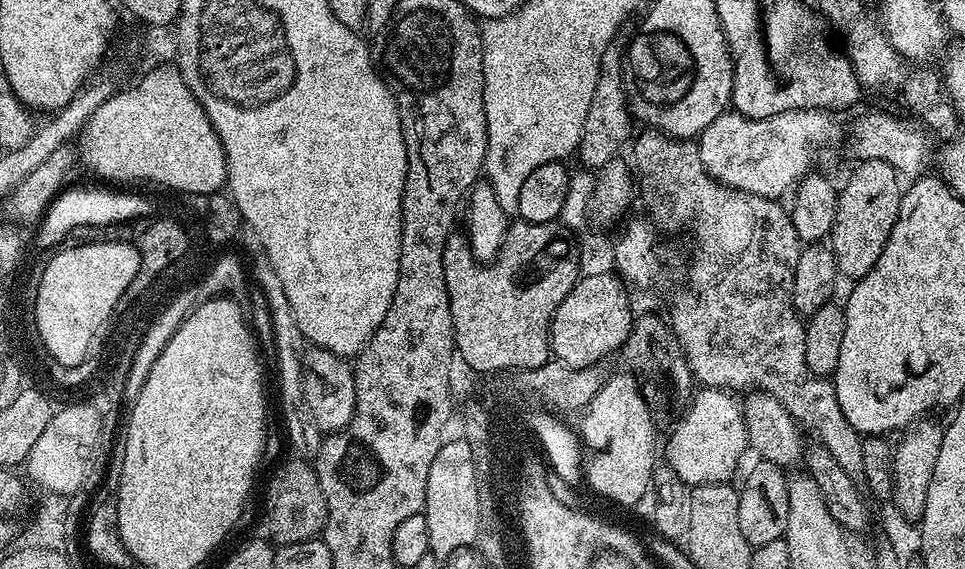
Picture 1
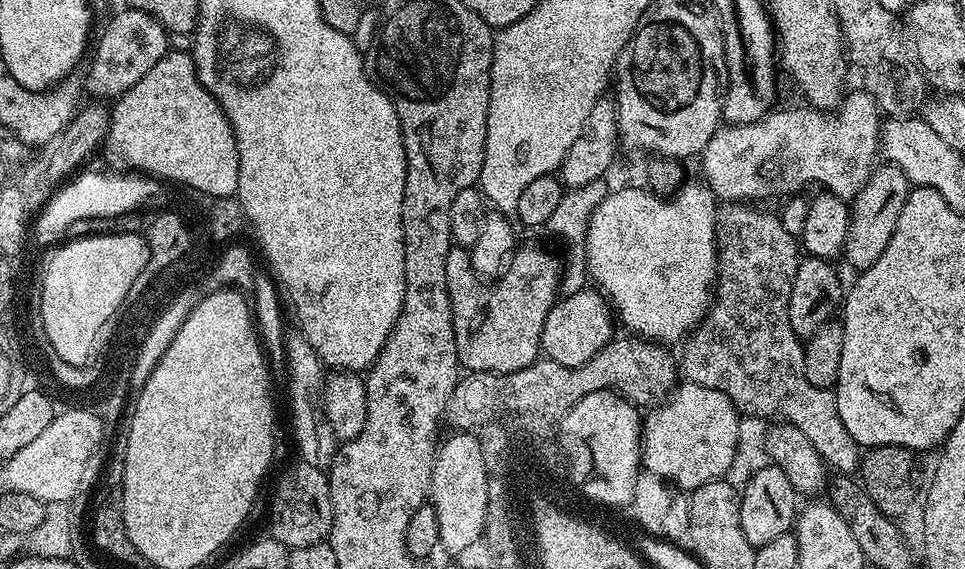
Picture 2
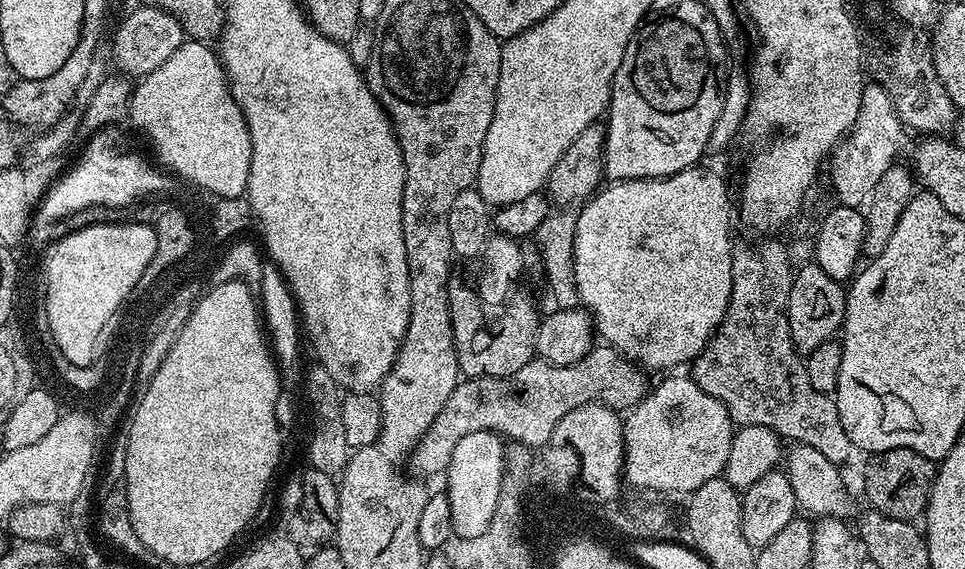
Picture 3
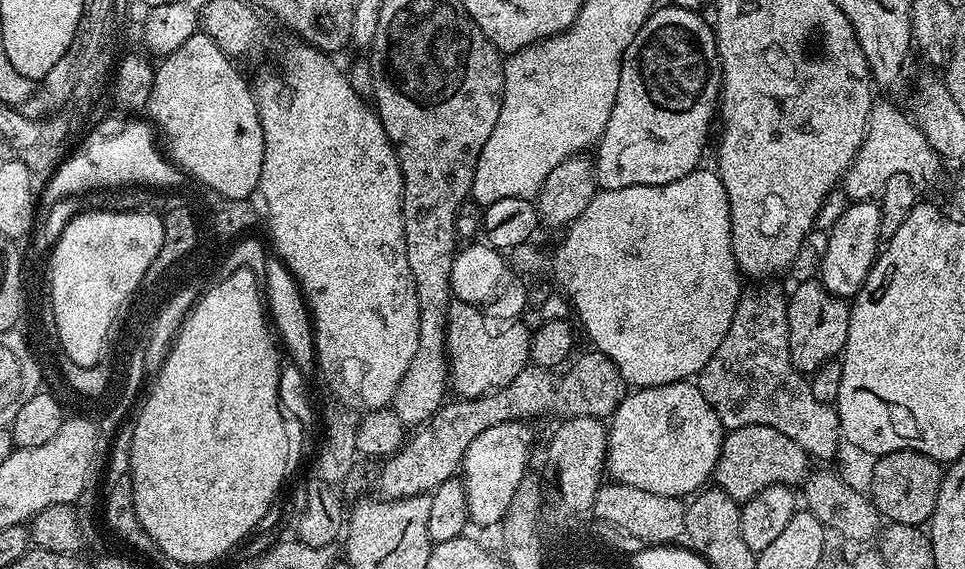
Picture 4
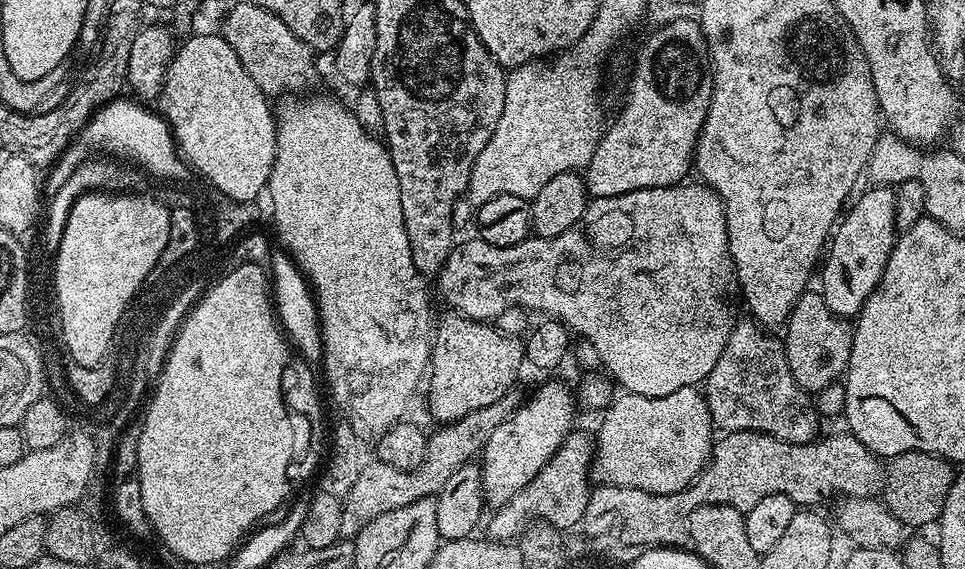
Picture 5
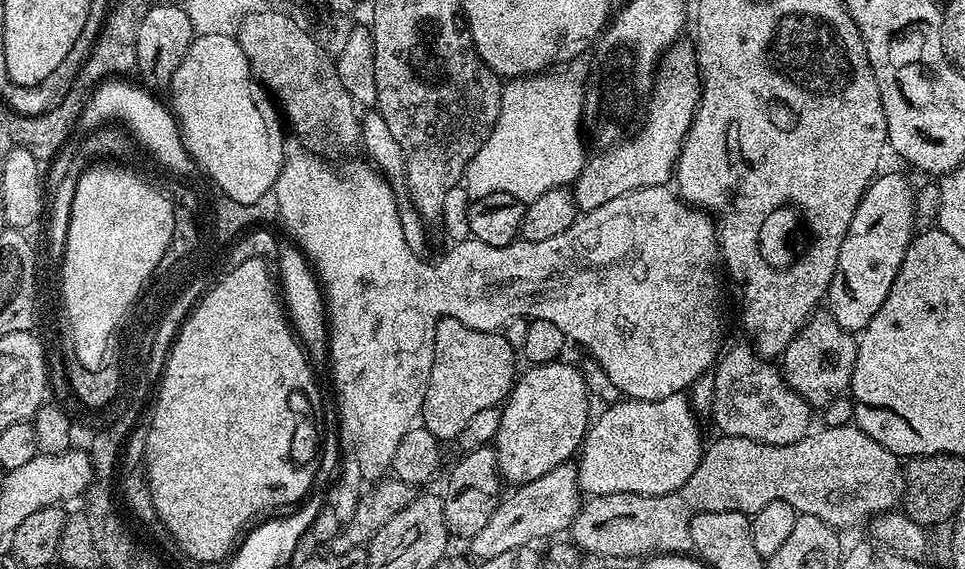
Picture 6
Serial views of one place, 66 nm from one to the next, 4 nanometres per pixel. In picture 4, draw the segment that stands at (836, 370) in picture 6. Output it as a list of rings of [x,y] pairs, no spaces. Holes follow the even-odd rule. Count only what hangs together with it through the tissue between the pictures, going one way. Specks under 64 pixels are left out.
[[[819,279],[804,280],[792,296],[787,297],[788,302],[788,341],[790,342],[790,358],[799,372],[813,374],[819,371],[828,361],[835,361],[844,351],[846,334],[850,330],[850,308],[841,297],[830,294]]]

